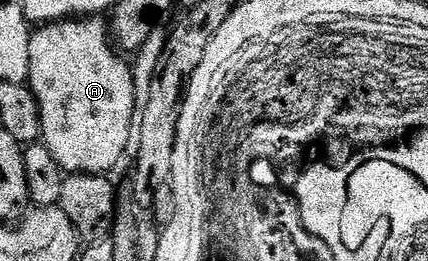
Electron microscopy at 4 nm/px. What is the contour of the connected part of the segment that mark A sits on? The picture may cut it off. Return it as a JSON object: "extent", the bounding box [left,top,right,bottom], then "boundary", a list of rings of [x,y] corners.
{"extent":[28,17,134,176],"boundary":[[[82,17],[77,21],[59,21],[54,24],[42,25],[30,36],[30,78],[28,88],[38,103],[39,121],[41,123],[40,139],[47,151],[50,151],[54,158],[55,165],[59,172],[67,176],[105,176],[118,162],[126,155],[126,146],[131,146],[134,113],[134,73],[131,64],[121,63],[114,56],[115,48],[112,46],[111,36],[108,34],[107,24],[98,17]]]}

